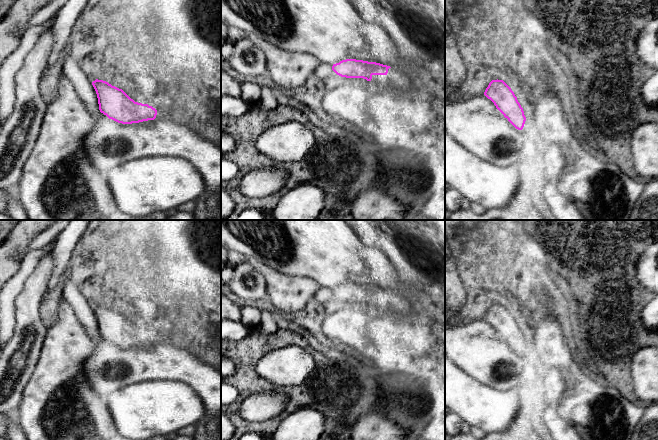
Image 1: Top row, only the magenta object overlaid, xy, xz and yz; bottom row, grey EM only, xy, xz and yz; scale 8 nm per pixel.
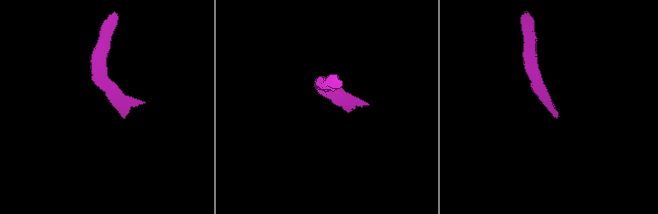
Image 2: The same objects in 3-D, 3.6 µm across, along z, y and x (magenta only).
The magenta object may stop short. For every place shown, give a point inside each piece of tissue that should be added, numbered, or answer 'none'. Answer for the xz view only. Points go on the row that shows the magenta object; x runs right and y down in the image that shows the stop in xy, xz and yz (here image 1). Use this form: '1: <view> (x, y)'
1: xz (395, 79)

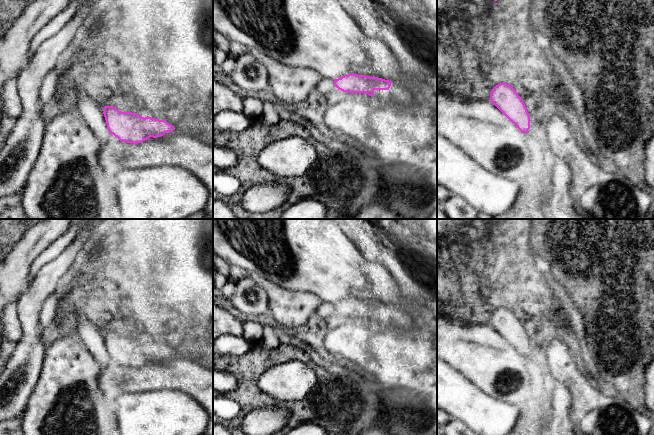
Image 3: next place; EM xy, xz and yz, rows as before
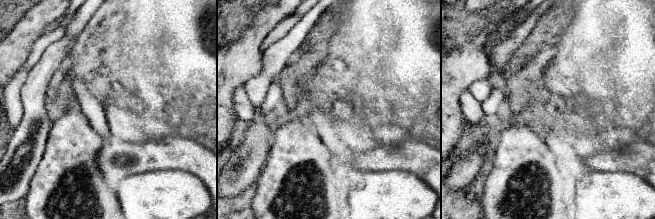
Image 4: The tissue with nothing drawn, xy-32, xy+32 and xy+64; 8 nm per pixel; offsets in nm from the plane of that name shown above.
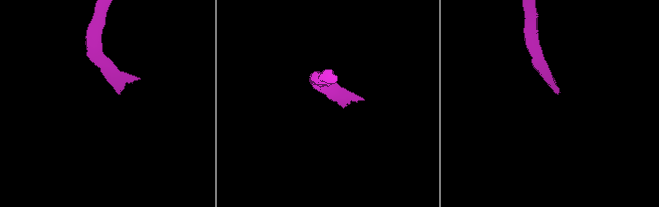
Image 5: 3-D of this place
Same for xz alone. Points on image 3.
1: xz (397, 94)

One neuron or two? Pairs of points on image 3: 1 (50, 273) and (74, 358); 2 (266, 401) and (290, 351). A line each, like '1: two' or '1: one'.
1: two
2: one

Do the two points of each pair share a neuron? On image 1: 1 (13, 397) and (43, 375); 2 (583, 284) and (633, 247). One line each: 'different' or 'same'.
1: different
2: same

